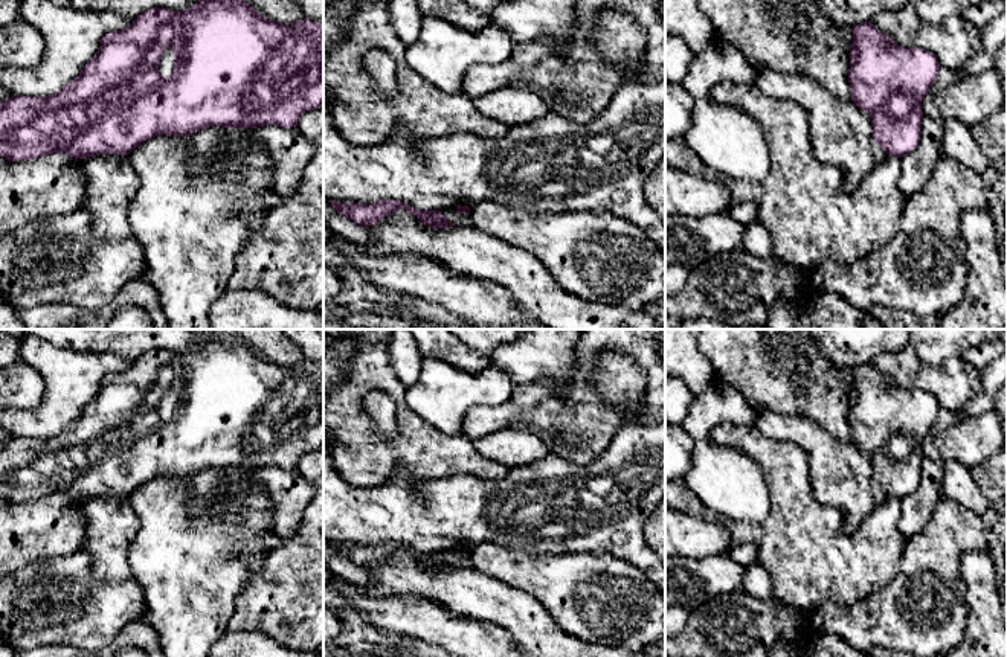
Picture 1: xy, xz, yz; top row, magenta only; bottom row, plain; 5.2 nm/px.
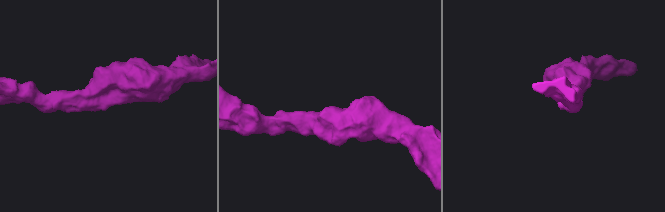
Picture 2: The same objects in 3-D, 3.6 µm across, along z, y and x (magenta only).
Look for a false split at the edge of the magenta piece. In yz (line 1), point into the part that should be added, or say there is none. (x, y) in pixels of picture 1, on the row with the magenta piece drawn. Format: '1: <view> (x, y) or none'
1: none

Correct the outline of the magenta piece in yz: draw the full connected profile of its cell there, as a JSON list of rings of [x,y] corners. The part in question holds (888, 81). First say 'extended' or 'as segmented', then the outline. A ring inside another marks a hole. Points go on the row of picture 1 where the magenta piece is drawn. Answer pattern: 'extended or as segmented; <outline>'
as segmented; [[[871,21],[853,26],[848,69],[851,101],[871,116],[874,142],[886,154],[903,157],[919,145],[923,119],[922,101],[935,82],[940,67],[932,52],[896,44]]]

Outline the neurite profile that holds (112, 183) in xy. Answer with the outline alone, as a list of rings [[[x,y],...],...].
[[[101,154],[82,163],[87,191],[81,207],[90,213],[92,235],[98,239],[133,236],[128,207],[139,192],[140,180],[128,155]]]

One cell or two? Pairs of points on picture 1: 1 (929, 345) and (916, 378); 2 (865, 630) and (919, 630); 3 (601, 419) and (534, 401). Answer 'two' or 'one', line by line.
1: two
2: one
3: one

